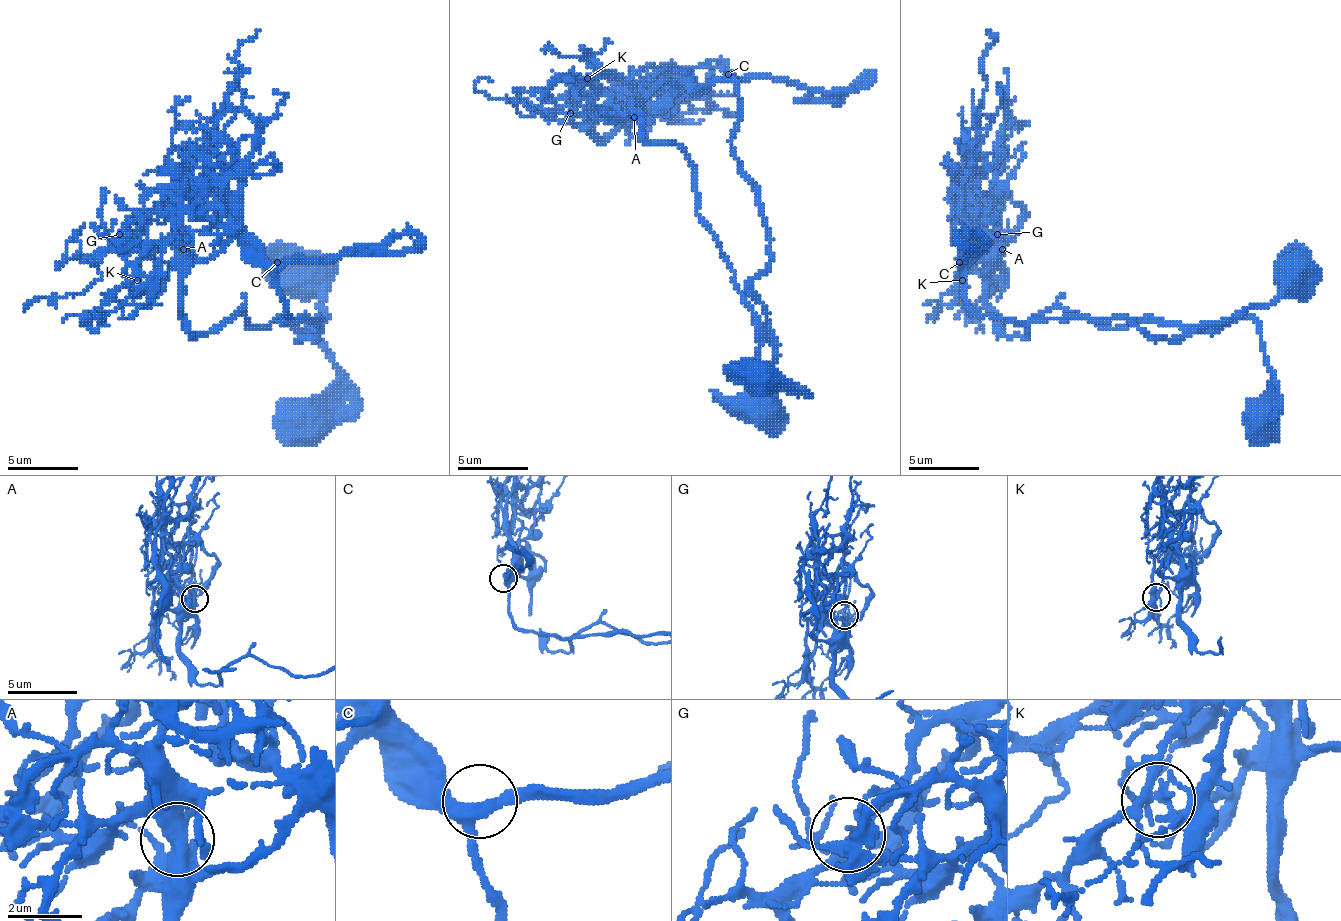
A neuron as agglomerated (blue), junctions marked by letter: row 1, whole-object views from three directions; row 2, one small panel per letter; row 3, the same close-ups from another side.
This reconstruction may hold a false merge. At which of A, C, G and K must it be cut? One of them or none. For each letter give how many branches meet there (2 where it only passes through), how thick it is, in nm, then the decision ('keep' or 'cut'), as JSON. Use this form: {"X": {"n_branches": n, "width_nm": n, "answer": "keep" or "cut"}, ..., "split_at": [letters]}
{"A": {"n_branches": 4, "width_nm": 320, "answer": "cut"}, "C": {"n_branches": 3, "width_nm": 280, "answer": "keep"}, "G": {"n_branches": 4, "width_nm": 200, "answer": "keep"}, "K": {"n_branches": 6, "width_nm": 200, "answer": "keep"}, "split_at": ["A"]}

